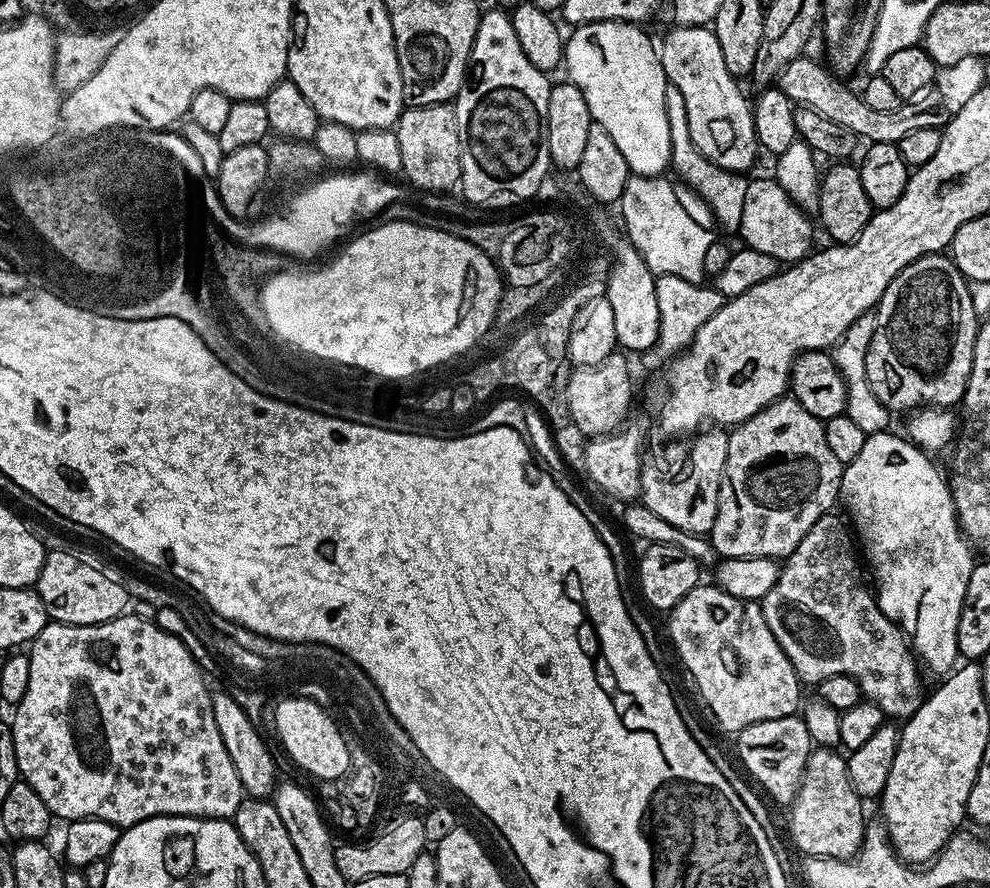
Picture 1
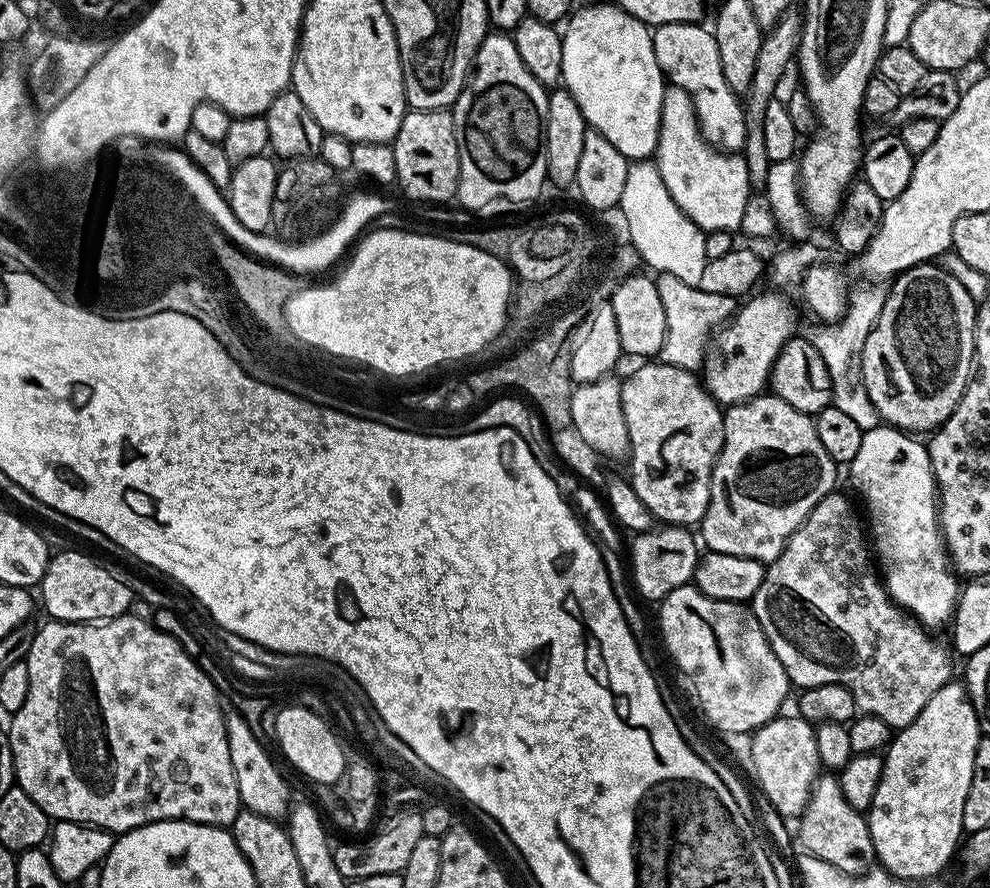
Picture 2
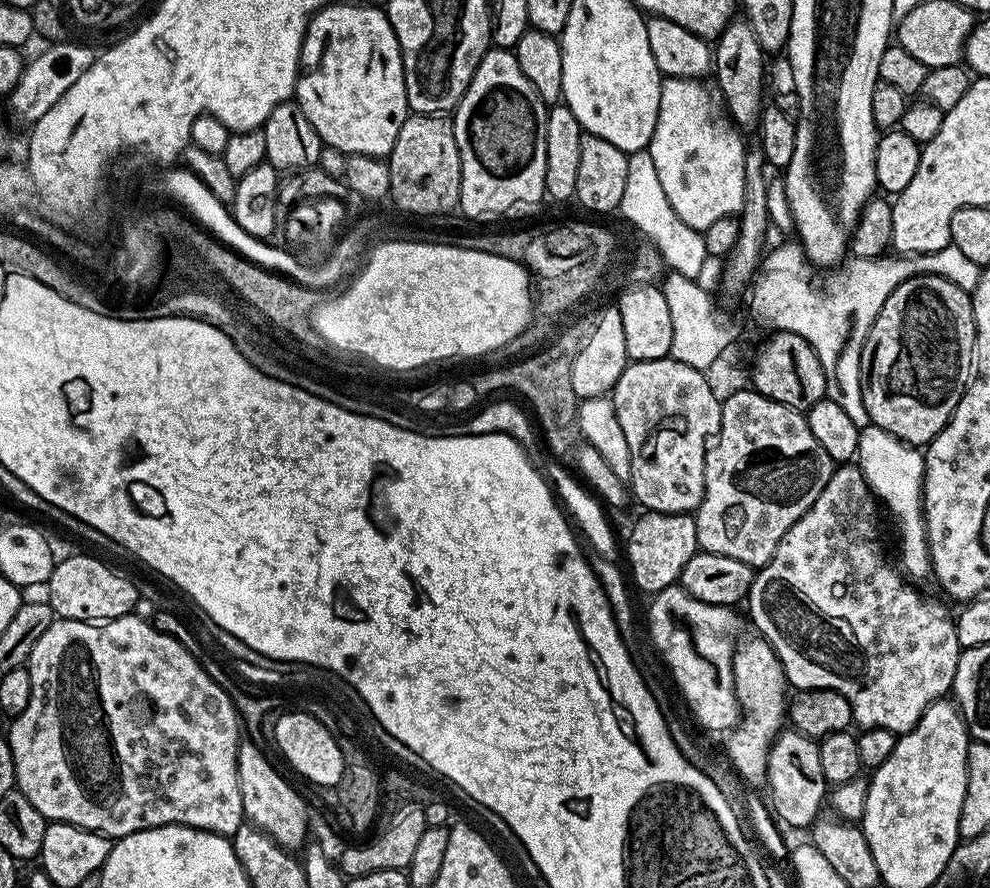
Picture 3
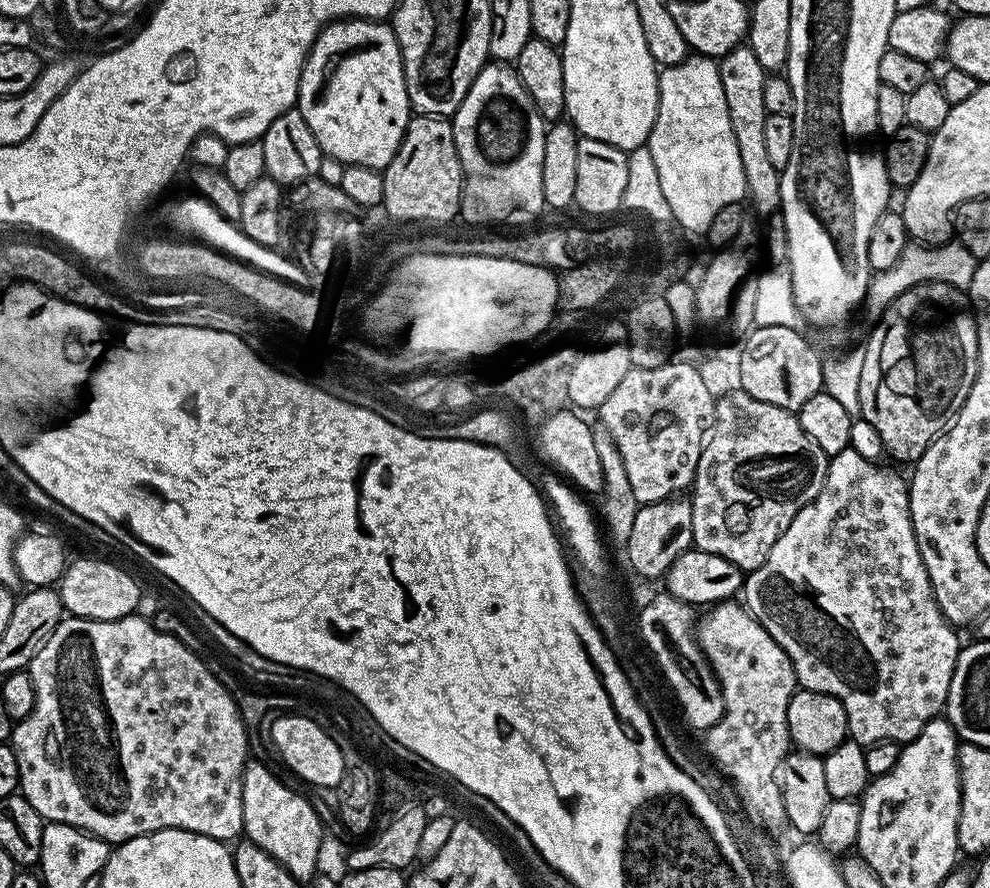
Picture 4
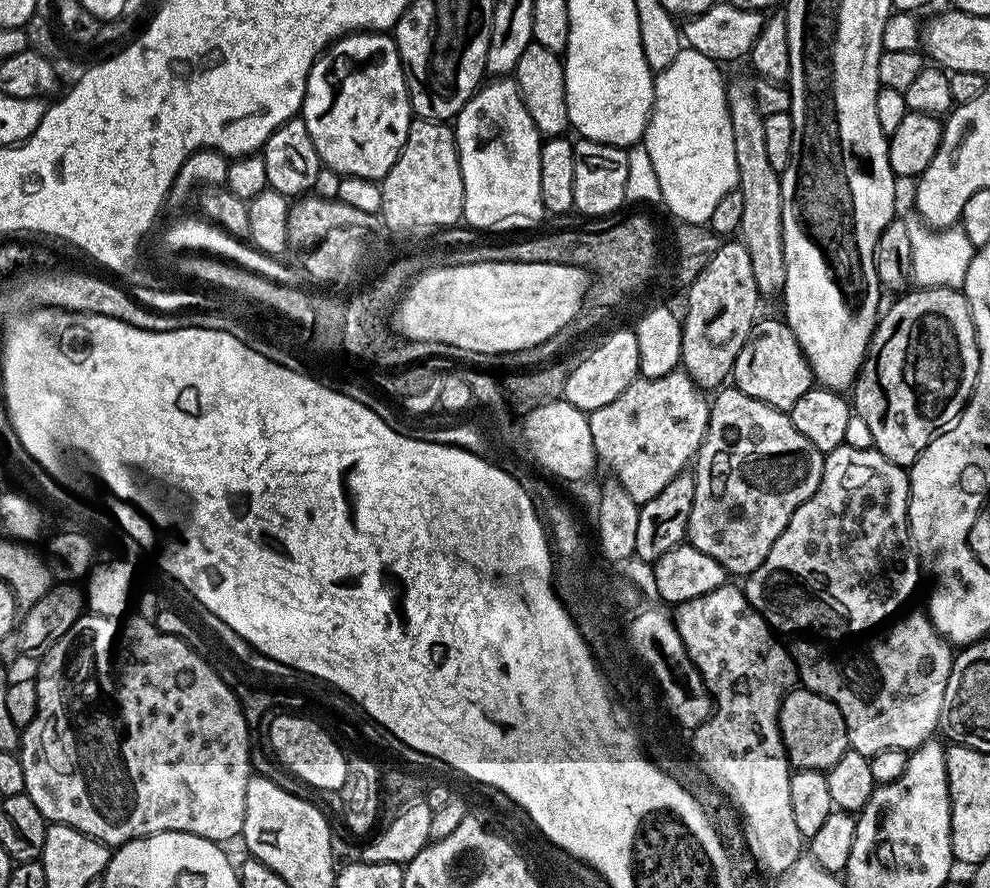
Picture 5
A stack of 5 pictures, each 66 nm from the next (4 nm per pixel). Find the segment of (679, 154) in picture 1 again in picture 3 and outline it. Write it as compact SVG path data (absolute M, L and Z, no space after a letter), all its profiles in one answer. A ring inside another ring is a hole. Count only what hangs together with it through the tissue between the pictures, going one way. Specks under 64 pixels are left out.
M665 77L661 81L658 122L655 124L654 134L651 136L651 142L648 147L652 160L654 160L656 172L658 172L658 179L660 179L664 193L666 193L668 202L670 202L674 212L690 228L701 232L708 229L711 223L718 222L720 218L737 215L740 212L745 202L745 154L747 152L746 144L743 144L738 136L740 134L729 121L716 122L716 106L709 90L703 84L704 82L700 80L678 79L676 77Z

